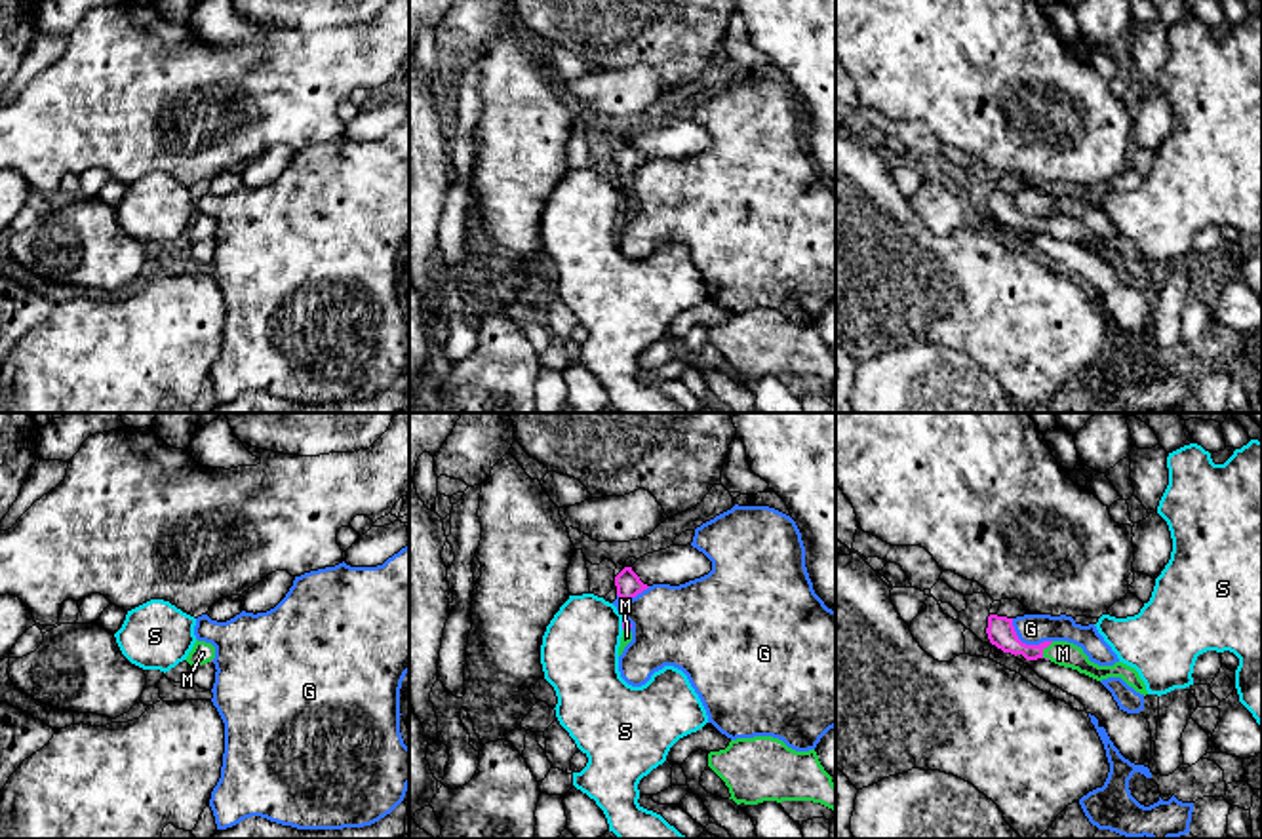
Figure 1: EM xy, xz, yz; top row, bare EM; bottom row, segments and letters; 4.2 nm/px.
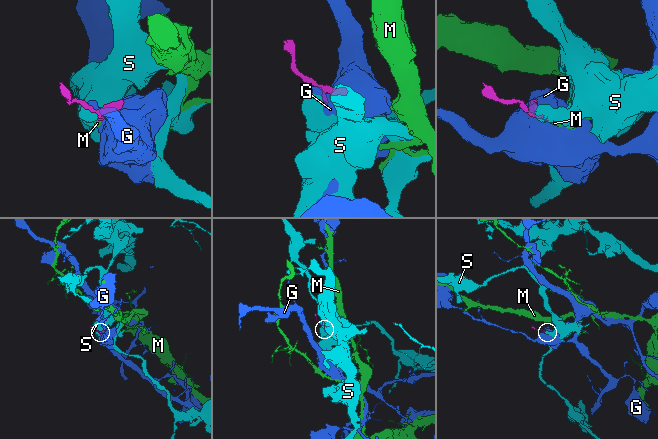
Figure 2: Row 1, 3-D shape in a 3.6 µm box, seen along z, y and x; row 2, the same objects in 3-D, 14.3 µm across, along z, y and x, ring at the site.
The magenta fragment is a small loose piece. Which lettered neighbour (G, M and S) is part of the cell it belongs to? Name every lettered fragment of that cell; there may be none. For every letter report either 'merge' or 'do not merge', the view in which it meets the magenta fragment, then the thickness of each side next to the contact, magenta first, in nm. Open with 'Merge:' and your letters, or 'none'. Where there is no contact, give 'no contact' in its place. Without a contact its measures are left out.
Merge: M
G: do not merge; contact in yz; calibres 120 and 130 nm
M: merge; contact in yz; calibres 120 and 110 nm
S: do not merge; contact in xz; calibres 40 and 320 nm

